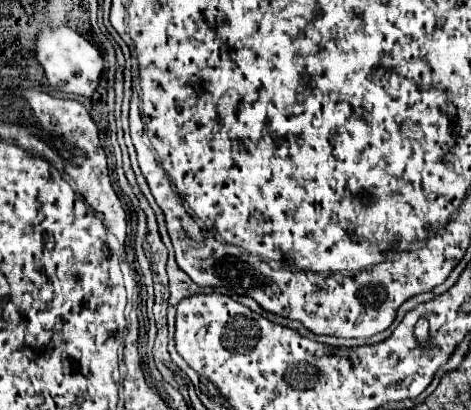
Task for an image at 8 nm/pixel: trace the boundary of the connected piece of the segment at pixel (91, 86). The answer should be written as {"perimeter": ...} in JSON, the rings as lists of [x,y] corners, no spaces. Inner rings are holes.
{"perimeter":[[[42,27],[38,41],[36,41],[36,57],[46,71],[48,83],[54,89],[68,93],[68,95],[76,95],[76,97],[92,97],[96,93],[102,73],[104,73],[104,59],[100,51],[82,35],[78,35],[74,29]]]}

